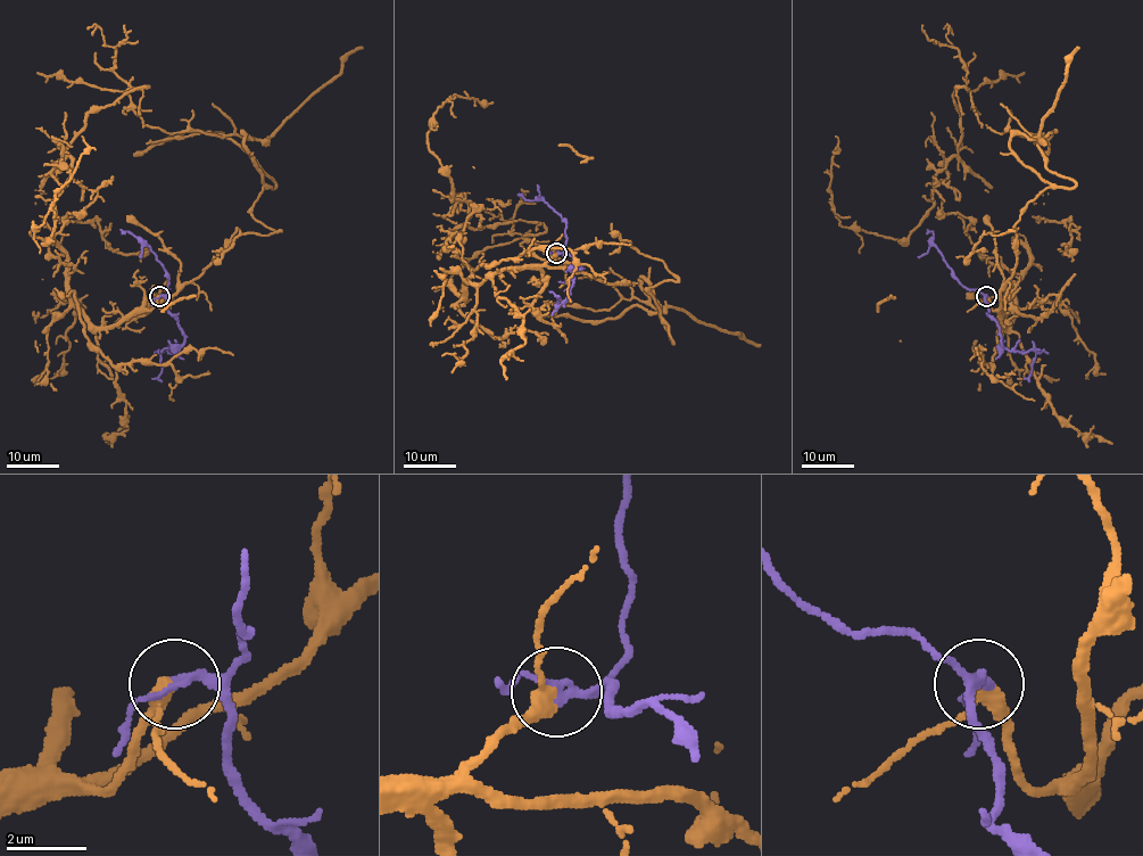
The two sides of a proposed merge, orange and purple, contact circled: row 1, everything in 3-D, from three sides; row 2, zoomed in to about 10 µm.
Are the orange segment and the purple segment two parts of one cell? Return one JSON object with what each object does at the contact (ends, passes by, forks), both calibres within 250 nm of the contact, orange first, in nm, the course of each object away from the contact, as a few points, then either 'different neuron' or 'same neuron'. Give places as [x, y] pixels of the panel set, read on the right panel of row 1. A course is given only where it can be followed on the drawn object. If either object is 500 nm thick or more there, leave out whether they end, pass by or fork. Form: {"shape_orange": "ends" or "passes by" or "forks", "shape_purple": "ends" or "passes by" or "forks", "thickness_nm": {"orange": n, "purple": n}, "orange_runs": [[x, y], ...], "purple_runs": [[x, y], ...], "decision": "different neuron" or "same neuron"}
{"shape_orange": "passes by", "shape_purple": "passes by", "thickness_nm": {"orange": 320, "purple": 200}, "orange_runs": [[986, 296], [1005, 327], [1020, 278], [932, 190], [955, 88], [1074, 188], [1038, 149], [1053, 132], [1043, 155]], "purple_runs": [[986, 296], [987, 314], [995, 321], [1004, 348], [1035, 352], [1030, 373], [1025, 378]], "decision": "same neuron"}

